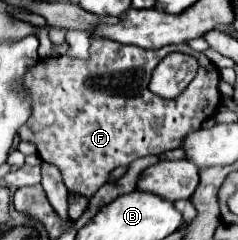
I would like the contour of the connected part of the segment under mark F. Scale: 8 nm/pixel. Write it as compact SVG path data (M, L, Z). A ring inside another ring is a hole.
M92 37L92 39L90 39L90 55L88 55L88 59L76 59L76 57L74 57L74 59L72 59L72 57L48 57L48 59L40 59L38 65L32 65L32 67L26 71L26 75L22 77L22 89L24 89L24 91L30 95L30 99L32 99L32 115L30 115L30 119L26 121L26 125L22 125L22 127L18 129L18 137L20 137L22 141L34 143L36 149L38 149L40 159L42 159L42 161L48 161L48 163L52 163L52 165L56 165L56 167L60 169L68 191L80 193L80 195L84 195L84 197L92 197L92 195L108 181L110 173L112 173L118 165L128 167L132 161L136 161L136 159L140 159L140 157L160 155L160 153L164 153L164 151L176 149L176 147L180 147L180 141L182 141L184 135L188 135L190 131L200 129L202 123L204 123L204 119L206 119L206 117L212 117L212 115L218 111L218 107L220 107L220 101L222 101L222 99L220 99L220 91L218 91L218 81L220 81L220 71L218 71L218 67L216 67L204 53L192 51L192 47L188 47L186 43L166 45L166 47L162 47L162 49L142 49L142 47L136 47L136 45L122 45L122 43L112 41L112 39L106 39L106 37ZM172 51L184 51L184 53L188 53L188 55L194 55L196 59L200 59L200 69L198 69L198 75L194 77L194 81L192 81L178 97L174 97L174 99L162 99L162 97L154 95L154 93L148 89L148 83L150 83L150 77L152 77L154 67L162 61L162 57L170 55Z

